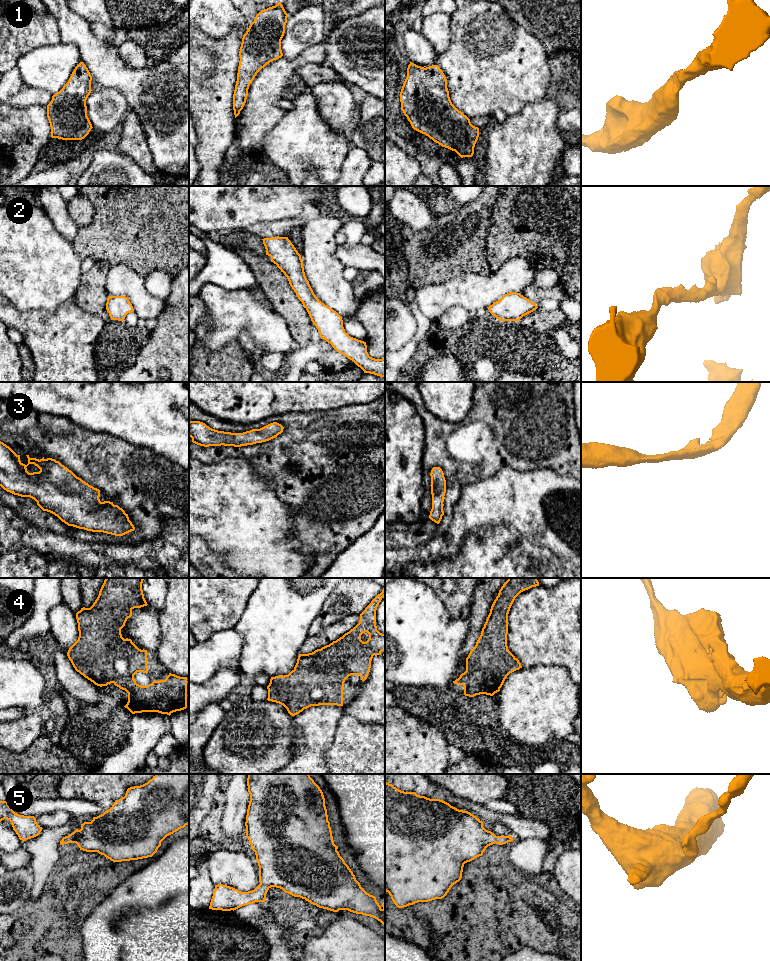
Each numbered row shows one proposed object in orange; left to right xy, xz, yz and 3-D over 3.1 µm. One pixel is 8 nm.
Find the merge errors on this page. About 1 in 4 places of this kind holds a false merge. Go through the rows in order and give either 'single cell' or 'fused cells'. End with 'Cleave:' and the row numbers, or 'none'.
1: single cell
2: single cell
3: single cell
4: single cell
5: single cell
Cleave: none

